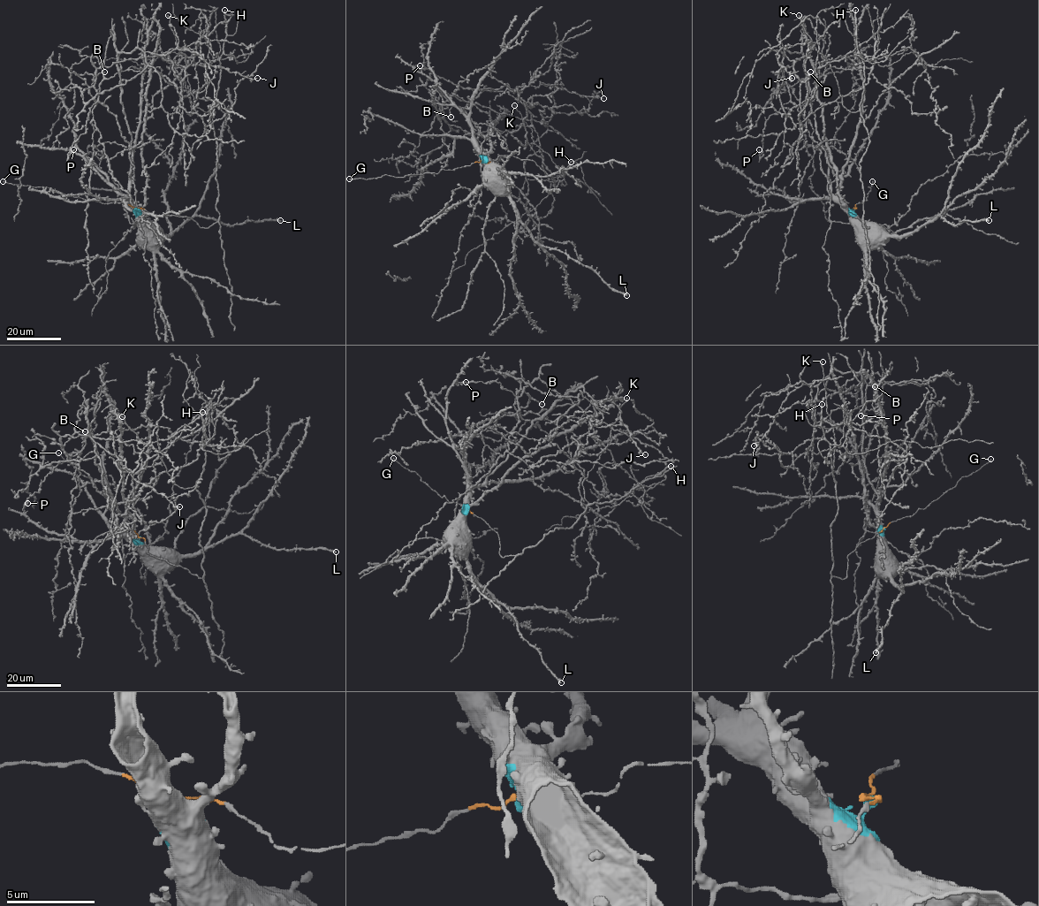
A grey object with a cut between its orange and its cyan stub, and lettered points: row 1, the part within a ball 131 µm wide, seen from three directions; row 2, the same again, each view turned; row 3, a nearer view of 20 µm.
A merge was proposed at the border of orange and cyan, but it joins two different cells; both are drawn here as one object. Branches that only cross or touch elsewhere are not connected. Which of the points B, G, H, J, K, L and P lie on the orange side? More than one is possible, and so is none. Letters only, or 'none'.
G, H, K

